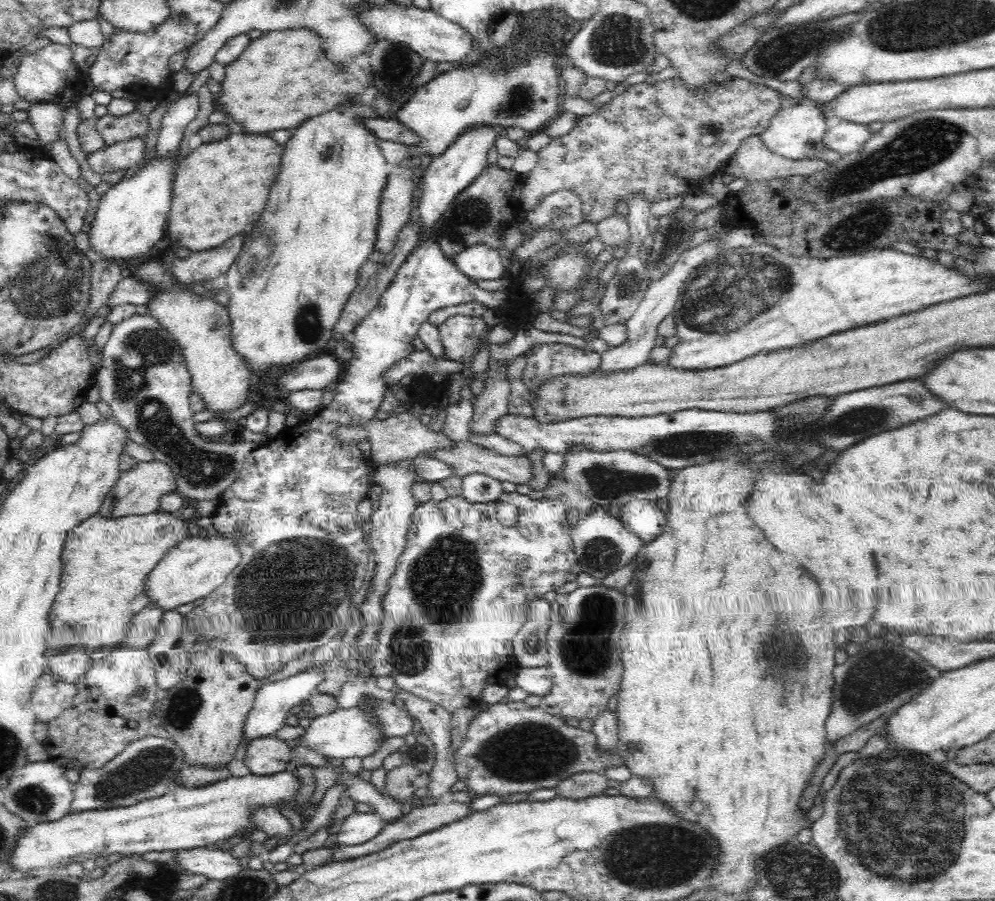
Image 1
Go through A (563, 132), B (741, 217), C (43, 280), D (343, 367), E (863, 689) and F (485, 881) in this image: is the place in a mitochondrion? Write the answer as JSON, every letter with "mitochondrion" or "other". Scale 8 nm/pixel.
{"A":"other","B":"other","C":"mitochondrion","D":"other","E":"mitochondrion","F":"other"}

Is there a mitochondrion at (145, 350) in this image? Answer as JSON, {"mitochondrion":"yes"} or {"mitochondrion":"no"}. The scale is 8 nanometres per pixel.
{"mitochondrion":"yes"}

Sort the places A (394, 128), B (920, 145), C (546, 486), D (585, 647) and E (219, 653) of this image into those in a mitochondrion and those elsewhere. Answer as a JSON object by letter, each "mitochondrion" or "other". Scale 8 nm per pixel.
{"A":"other","B":"mitochondrion","C":"other","D":"mitochondrion","E":"other"}

